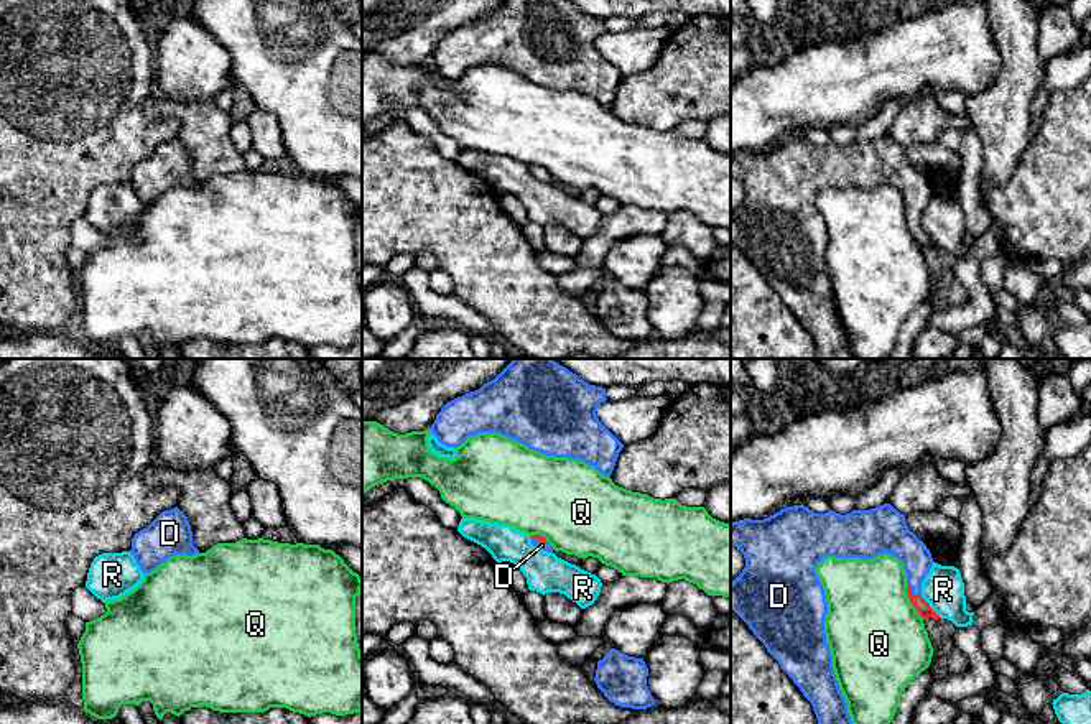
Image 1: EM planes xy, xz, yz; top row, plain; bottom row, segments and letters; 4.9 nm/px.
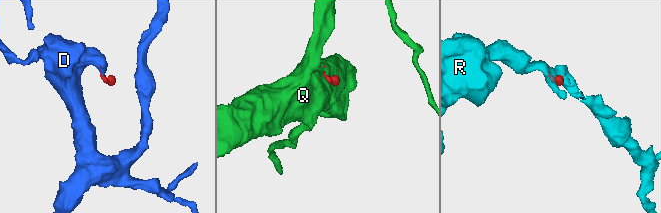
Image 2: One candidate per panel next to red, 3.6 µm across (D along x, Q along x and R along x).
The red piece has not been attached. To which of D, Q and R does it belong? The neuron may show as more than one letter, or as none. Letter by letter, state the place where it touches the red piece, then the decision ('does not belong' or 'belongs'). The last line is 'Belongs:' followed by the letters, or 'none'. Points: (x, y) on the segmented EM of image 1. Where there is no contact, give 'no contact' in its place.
D: yz (910, 593) | belongs
Q: yz (910, 601) | does not belong
R: yz (930, 607) | does not belong
Belongs: D

